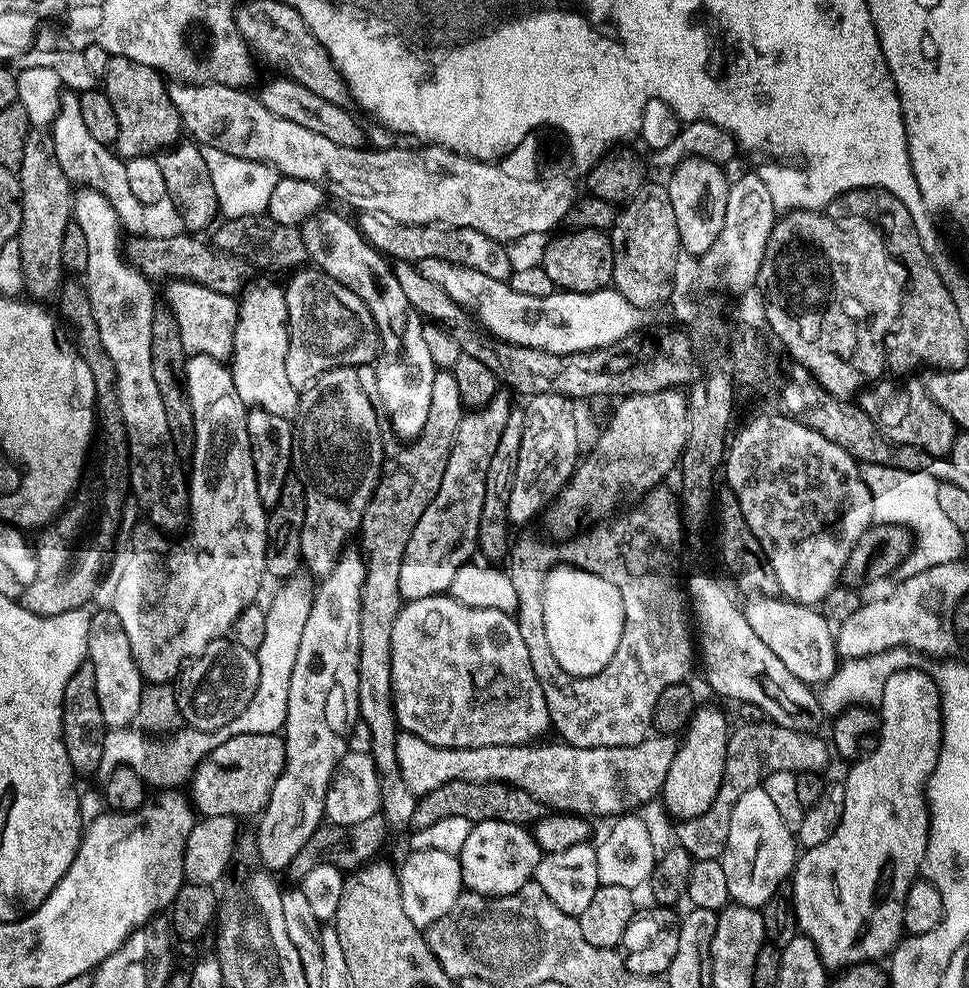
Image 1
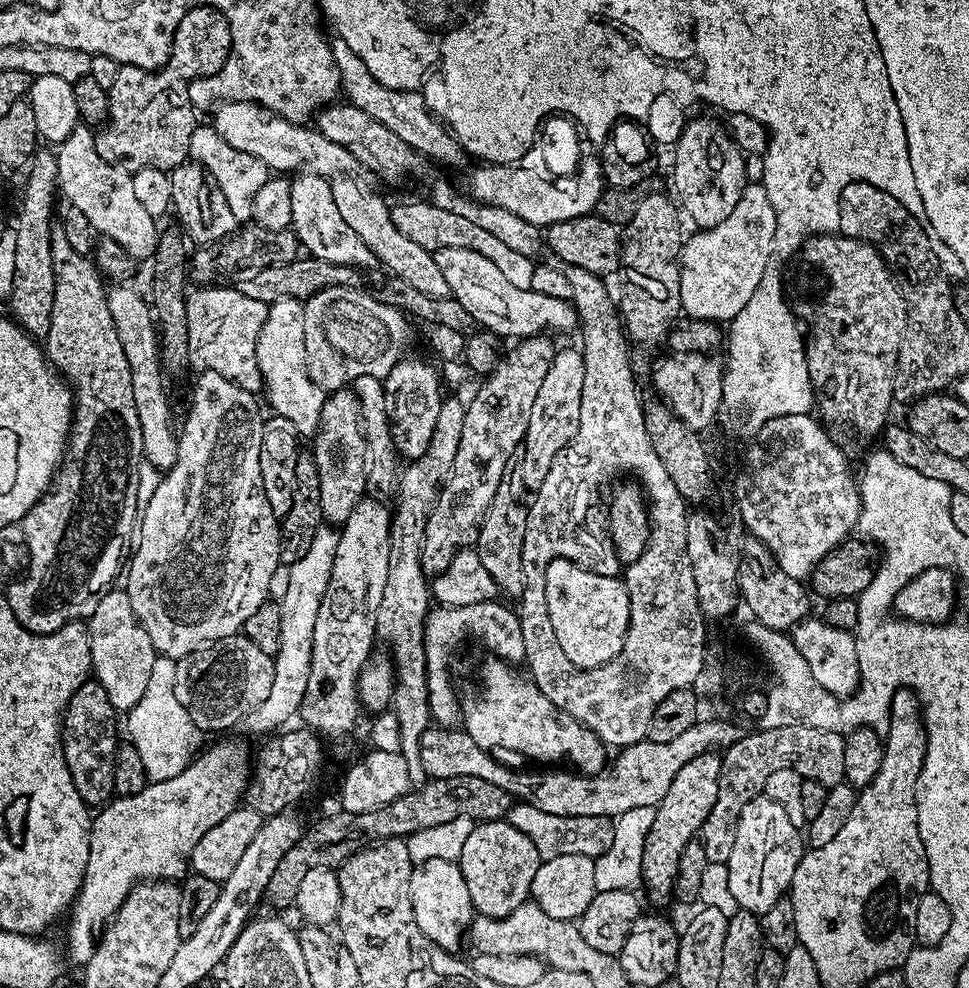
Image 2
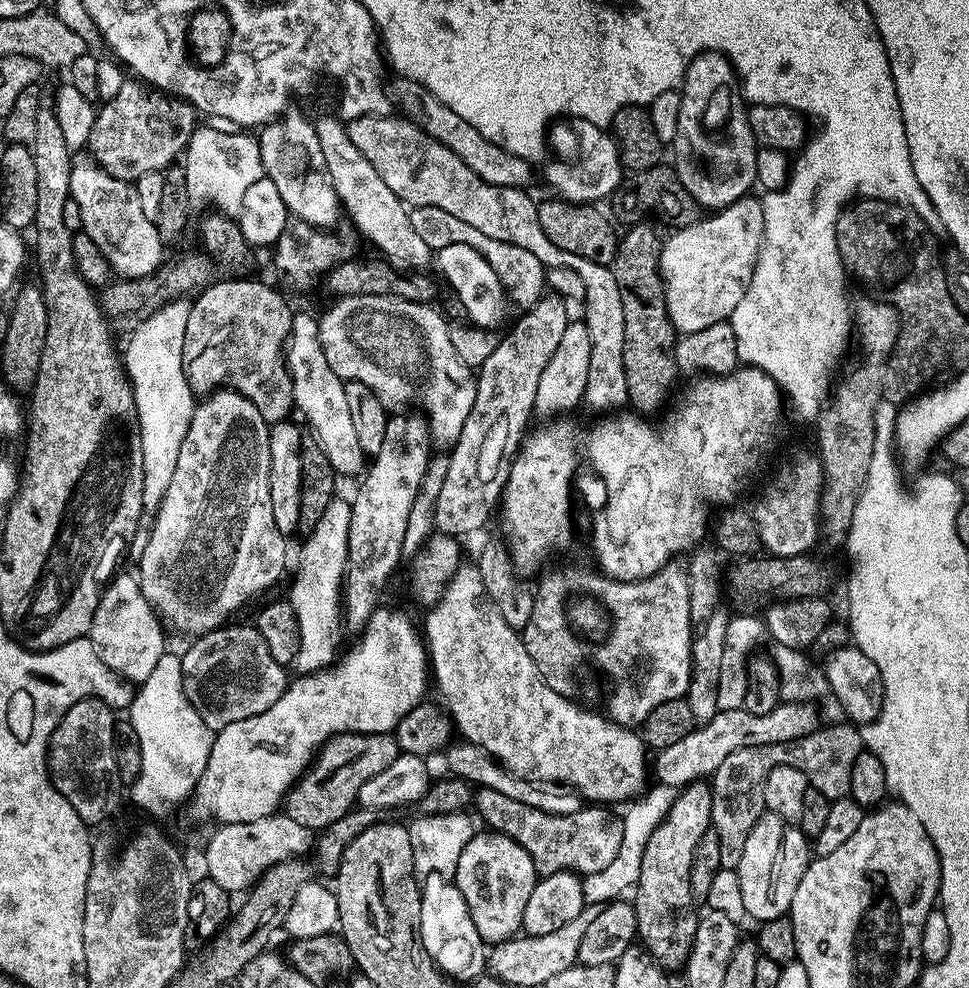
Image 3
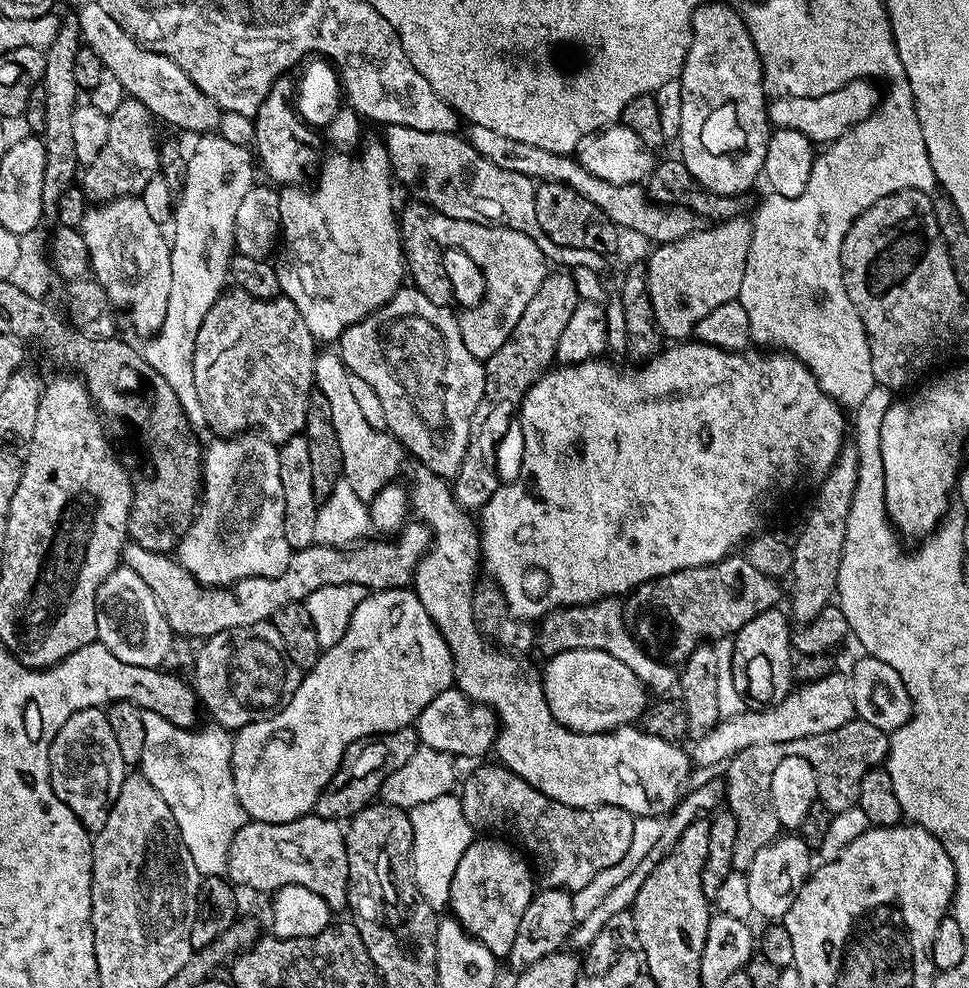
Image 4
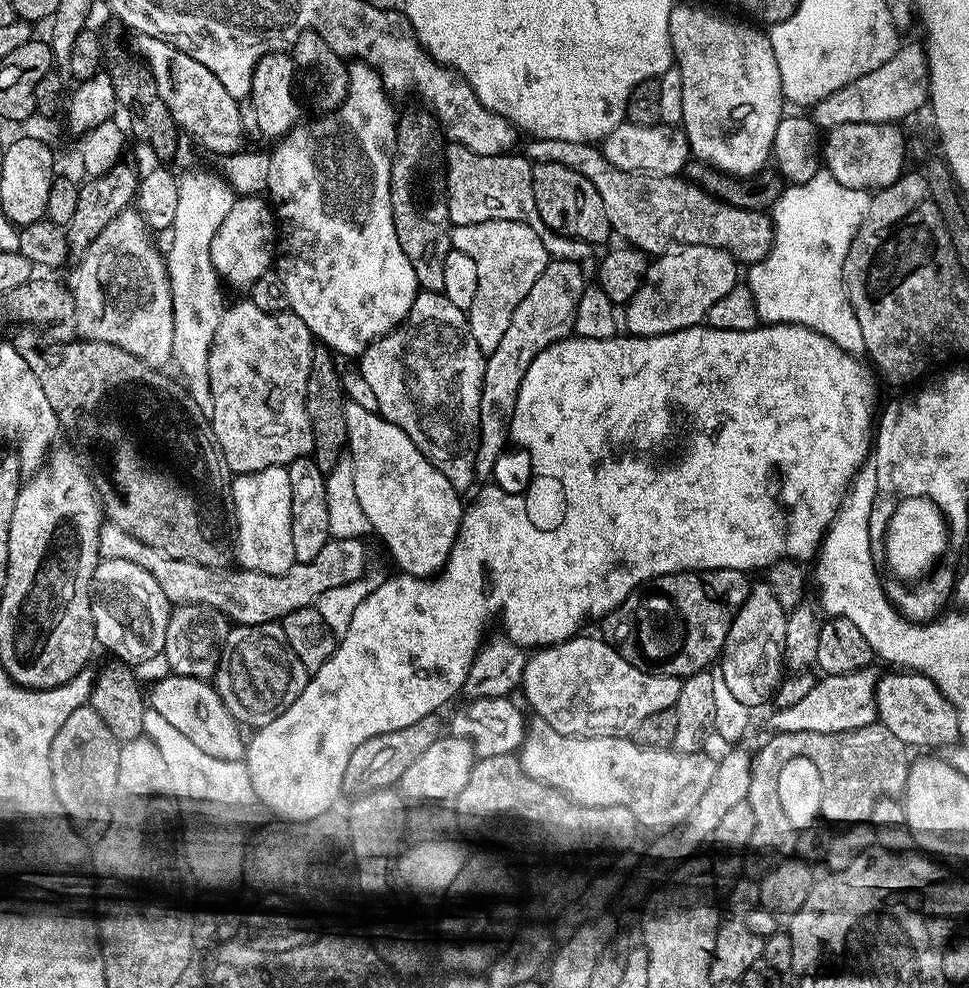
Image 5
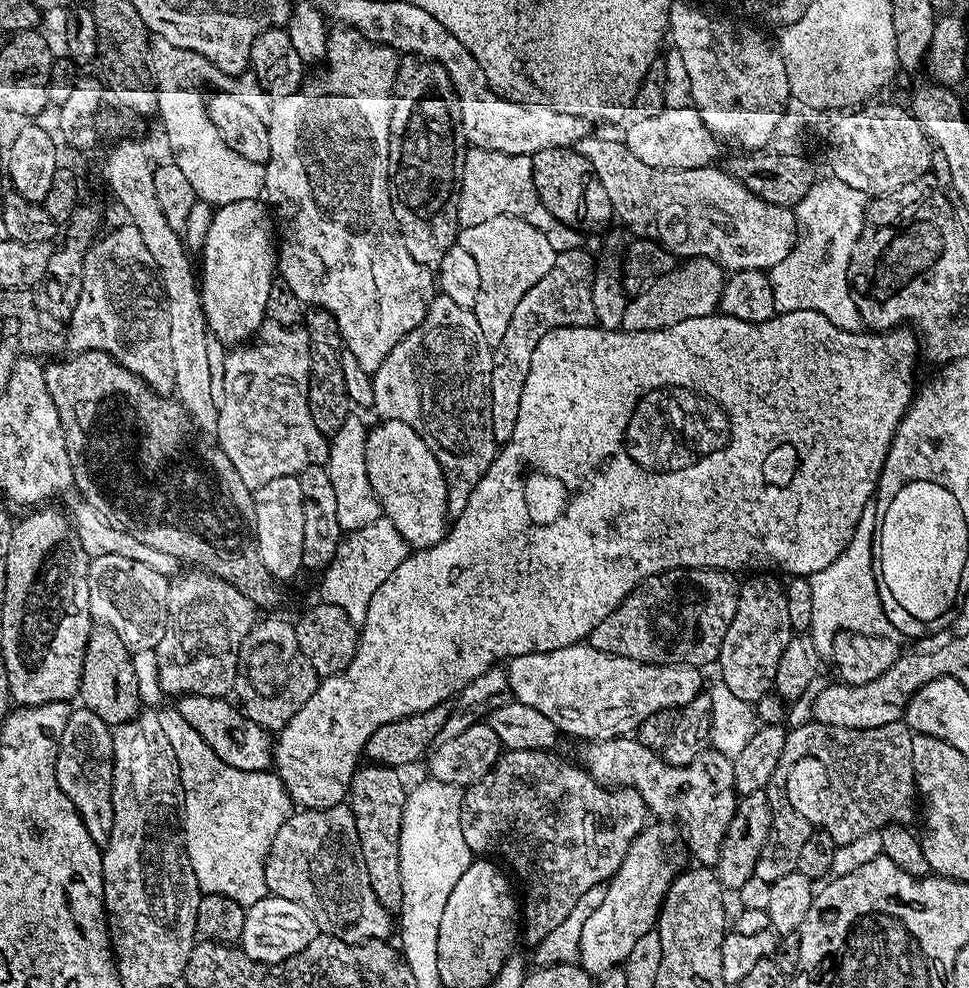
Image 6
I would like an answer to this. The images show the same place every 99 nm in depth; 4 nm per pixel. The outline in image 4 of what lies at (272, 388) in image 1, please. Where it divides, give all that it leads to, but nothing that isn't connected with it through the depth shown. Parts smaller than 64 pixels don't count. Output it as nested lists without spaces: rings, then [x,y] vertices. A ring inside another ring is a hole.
[[[335,351],[317,353],[313,360],[313,381],[318,392],[326,398],[326,411],[333,436],[340,452],[342,479],[353,487],[354,494],[365,502],[371,501],[385,487],[391,483],[406,458],[403,444],[391,433],[383,429],[370,426],[362,416],[358,402],[354,401],[354,394],[349,386],[350,374]]]

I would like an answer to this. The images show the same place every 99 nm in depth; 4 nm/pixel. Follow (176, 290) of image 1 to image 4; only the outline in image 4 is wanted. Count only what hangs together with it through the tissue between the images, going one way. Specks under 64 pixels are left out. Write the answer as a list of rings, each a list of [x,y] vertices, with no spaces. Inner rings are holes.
[[[238,287],[230,290],[224,290],[220,297],[211,306],[206,318],[202,319],[201,328],[198,330],[197,340],[194,342],[194,352],[192,358],[194,387],[197,390],[198,399],[205,411],[205,422],[209,429],[213,428],[213,433],[219,434],[221,437],[227,438],[235,436],[245,430],[255,430],[257,433],[263,434],[272,441],[273,444],[279,446],[285,444],[290,438],[301,435],[304,430],[307,412],[310,409],[308,403],[308,395],[314,392],[313,381],[313,360],[317,355],[318,341],[312,336],[310,330],[306,328],[303,318],[295,308],[294,302],[287,299],[283,294],[275,296],[273,300],[259,300],[254,298],[248,292],[243,292]]]

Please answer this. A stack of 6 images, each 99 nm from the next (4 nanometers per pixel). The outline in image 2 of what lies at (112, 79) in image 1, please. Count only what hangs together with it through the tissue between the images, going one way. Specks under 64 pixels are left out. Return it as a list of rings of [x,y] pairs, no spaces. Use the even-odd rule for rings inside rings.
[[[194,6],[182,18],[182,22],[178,22],[178,30],[174,34],[174,42],[172,43],[172,53],[168,55],[168,63],[158,68],[139,68],[133,64],[122,64],[118,70],[117,76],[114,78],[114,86],[108,89],[108,97],[110,98],[110,110],[108,111],[108,118],[106,123],[96,132],[96,149],[98,154],[102,154],[102,158],[106,158],[106,162],[111,164],[119,164],[121,168],[135,170],[138,168],[162,168],[171,170],[183,164],[185,160],[189,159],[188,151],[190,150],[190,138],[194,134],[194,130],[198,126],[198,109],[192,104],[189,94],[187,94],[188,84],[192,80],[198,79],[200,76],[214,76],[225,65],[227,42],[229,34],[229,23],[223,14],[216,10],[210,10],[209,6]]]

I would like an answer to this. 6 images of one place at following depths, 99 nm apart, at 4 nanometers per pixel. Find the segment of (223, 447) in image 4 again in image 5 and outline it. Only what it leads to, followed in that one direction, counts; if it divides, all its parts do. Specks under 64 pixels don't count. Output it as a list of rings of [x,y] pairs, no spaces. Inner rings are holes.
[[[287,467],[241,472],[230,484],[230,508],[234,513],[234,560],[241,569],[262,574],[282,574],[296,563],[290,539],[292,491]]]

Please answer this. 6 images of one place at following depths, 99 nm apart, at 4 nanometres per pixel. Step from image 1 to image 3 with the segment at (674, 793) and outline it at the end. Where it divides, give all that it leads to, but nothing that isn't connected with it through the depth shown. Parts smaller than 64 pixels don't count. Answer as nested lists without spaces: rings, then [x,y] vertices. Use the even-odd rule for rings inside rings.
[[[704,782],[685,784],[677,791],[674,806],[670,806],[666,818],[656,827],[654,834],[650,834],[646,850],[642,850],[640,877],[634,885],[636,935],[666,970],[683,969],[692,949],[698,901],[690,890],[690,866],[694,862],[694,850],[698,850],[698,842],[702,842],[702,834],[706,834],[711,823],[711,787]]]

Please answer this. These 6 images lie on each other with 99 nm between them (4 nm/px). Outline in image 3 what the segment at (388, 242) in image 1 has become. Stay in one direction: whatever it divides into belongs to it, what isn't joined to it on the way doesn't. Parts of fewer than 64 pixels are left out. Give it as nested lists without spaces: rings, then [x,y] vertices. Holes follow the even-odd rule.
[[[438,206],[412,208],[408,217],[410,226],[414,226],[414,230],[421,236],[422,242],[426,242],[426,246],[430,246],[433,250],[438,250],[442,246],[474,246],[474,250],[478,250],[478,254],[482,254],[482,258],[486,258],[486,262],[490,262],[494,274],[498,274],[499,279],[504,276],[501,280],[502,286],[513,305],[531,306],[545,295],[546,267],[529,251],[510,245],[508,242],[490,238],[489,235],[482,234],[475,226],[469,226],[466,222],[461,222],[459,218],[454,218],[454,214],[448,213],[447,210],[438,210]]]

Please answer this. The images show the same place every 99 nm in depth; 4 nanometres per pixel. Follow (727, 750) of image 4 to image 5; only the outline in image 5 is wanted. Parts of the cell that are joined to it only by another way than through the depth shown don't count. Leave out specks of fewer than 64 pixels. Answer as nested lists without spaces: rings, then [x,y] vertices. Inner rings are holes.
[[[875,667],[858,669],[856,672],[838,674],[817,679],[814,690],[808,691],[794,706],[776,708],[772,716],[773,733],[802,732],[814,734],[834,734],[858,730],[862,726],[877,723],[876,682],[878,672]]]

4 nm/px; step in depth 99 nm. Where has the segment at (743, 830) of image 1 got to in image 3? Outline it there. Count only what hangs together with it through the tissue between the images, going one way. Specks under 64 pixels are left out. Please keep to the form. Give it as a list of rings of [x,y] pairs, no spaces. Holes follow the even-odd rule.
[[[765,811],[754,830],[750,830],[750,838],[746,838],[746,847],[742,850],[742,862],[735,868],[748,916],[756,922],[788,916],[794,902],[794,890],[798,890],[798,882],[802,882],[809,859],[809,837],[793,821]]]

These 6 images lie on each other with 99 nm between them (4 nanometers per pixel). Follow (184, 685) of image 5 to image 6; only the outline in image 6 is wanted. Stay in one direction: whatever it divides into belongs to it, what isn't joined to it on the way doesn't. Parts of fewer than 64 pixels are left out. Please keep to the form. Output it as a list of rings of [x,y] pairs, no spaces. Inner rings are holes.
[[[182,696],[175,701],[175,708],[182,718],[190,722],[194,730],[226,762],[226,766],[247,772],[267,772],[274,764],[274,740],[267,728],[258,726],[245,716],[231,699],[218,696]]]

